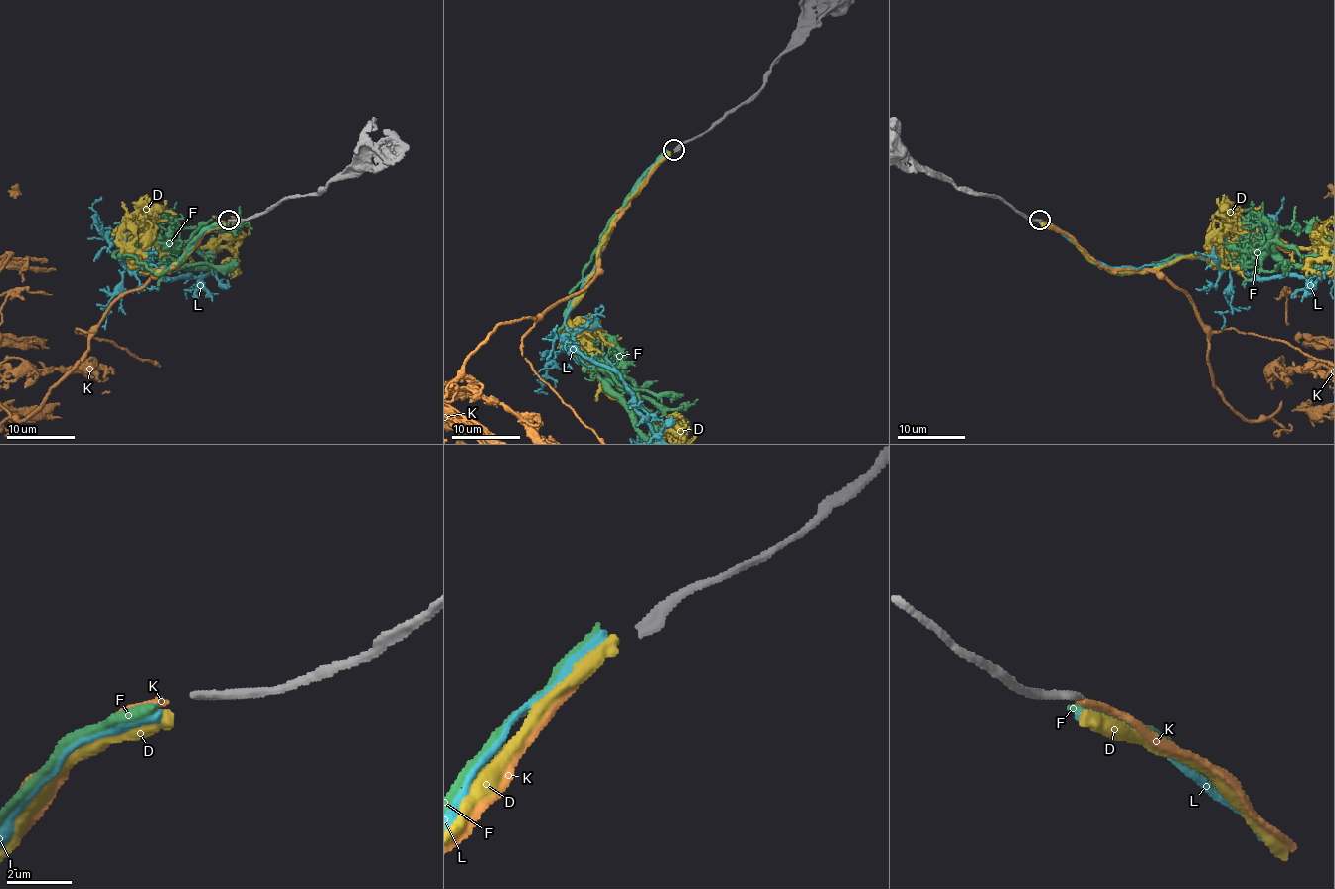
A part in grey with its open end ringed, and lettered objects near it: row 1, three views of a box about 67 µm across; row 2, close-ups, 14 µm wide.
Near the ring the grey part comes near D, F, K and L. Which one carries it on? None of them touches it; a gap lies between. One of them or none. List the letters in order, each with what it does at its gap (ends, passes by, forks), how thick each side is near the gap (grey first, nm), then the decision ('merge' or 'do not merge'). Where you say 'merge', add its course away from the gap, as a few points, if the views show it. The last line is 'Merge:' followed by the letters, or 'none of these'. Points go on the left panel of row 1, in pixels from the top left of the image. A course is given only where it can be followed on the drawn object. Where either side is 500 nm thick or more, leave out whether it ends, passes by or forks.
D: it ends; calibres 320 and 440 nm; do not merge
F: it ends; calibres 320 and 320 nm; do not merge
K: it ends; calibres 320 and 280 nm; merge
L: it ends; calibres 320 and 320 nm; do not merge
Merge: K

